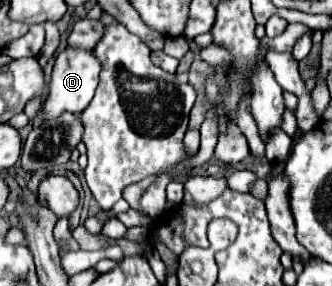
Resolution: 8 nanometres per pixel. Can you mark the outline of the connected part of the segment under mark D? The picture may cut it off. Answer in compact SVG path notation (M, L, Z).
M72 46L62 50L58 54L54 70L52 70L50 92L48 92L44 106L42 106L44 108L42 120L58 118L62 112L82 112L94 96L94 90L98 86L98 74L100 74L100 62L96 60L96 56L92 56L92 50L72 48Z

